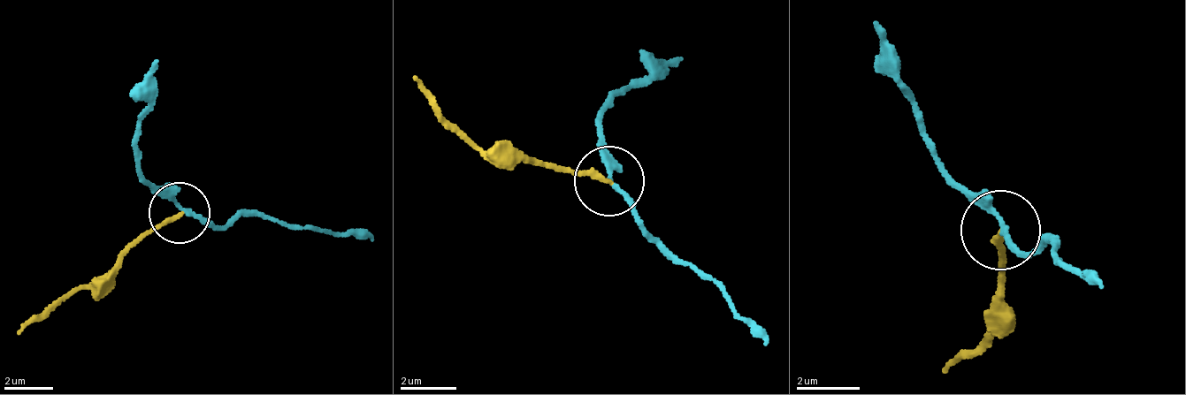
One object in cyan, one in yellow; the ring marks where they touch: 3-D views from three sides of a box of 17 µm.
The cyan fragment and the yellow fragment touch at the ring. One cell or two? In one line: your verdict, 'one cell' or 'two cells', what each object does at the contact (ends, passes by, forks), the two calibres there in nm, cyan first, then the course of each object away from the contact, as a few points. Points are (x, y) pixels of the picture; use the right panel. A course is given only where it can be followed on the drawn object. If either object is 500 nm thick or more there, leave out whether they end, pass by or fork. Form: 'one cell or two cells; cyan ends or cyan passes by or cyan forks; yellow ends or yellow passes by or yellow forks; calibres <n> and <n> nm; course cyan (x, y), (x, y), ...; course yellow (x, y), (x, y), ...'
two cells; cyan passes by; yellow ends; calibres 160 and 190 nm; course cyan (1005, 231), (940, 165), (895, 47), (872, 24); course yellow (998, 231), (1005, 312), (945, 369)

